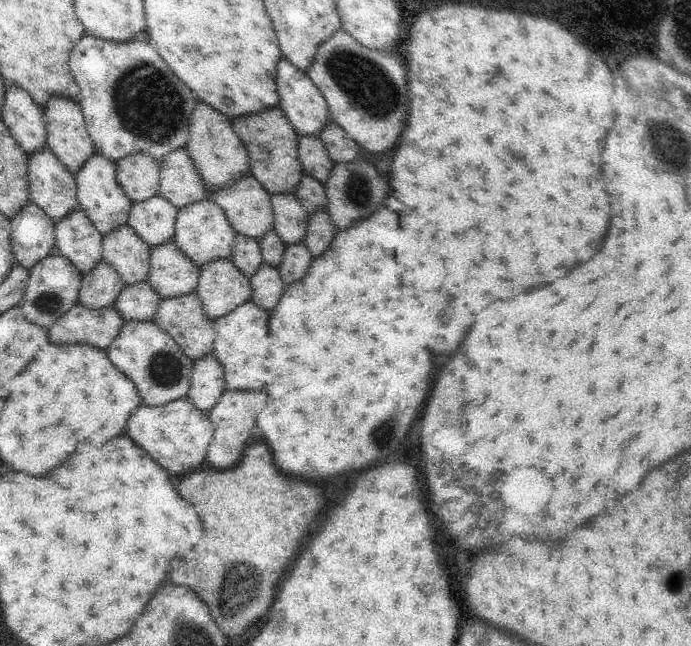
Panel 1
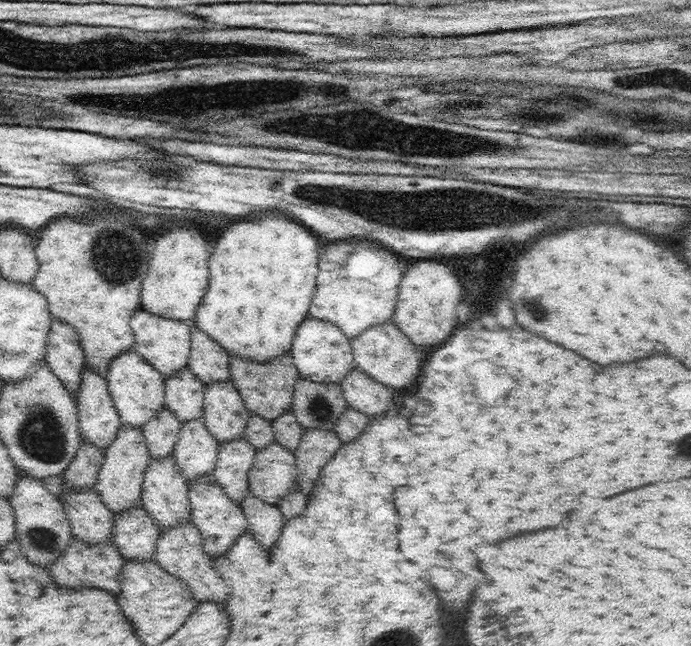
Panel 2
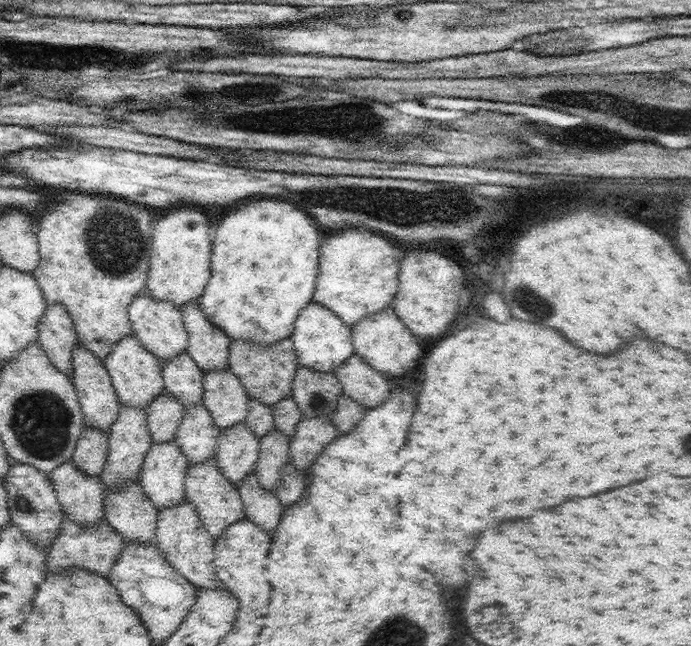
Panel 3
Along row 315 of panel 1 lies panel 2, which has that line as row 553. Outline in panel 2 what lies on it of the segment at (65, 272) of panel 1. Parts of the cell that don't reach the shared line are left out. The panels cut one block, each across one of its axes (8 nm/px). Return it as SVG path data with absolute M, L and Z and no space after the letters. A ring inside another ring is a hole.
M19 472L14 494L9 501L15 514L16 534L22 552L35 566L52 567L60 554L66 553L73 538L71 524L60 498L44 488L42 480Z

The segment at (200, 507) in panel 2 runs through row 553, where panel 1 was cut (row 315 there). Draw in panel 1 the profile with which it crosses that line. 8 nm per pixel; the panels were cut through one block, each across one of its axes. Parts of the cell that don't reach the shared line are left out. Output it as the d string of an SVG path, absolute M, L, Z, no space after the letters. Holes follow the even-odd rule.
M223 257L210 260L210 262L206 262L206 264L203 265L195 292L200 296L202 304L204 304L206 316L214 322L217 318L222 318L222 316L226 316L226 314L230 314L232 310L236 310L238 306L242 306L244 302L251 300L253 288L251 279L244 276L244 274L236 268L231 258Z

